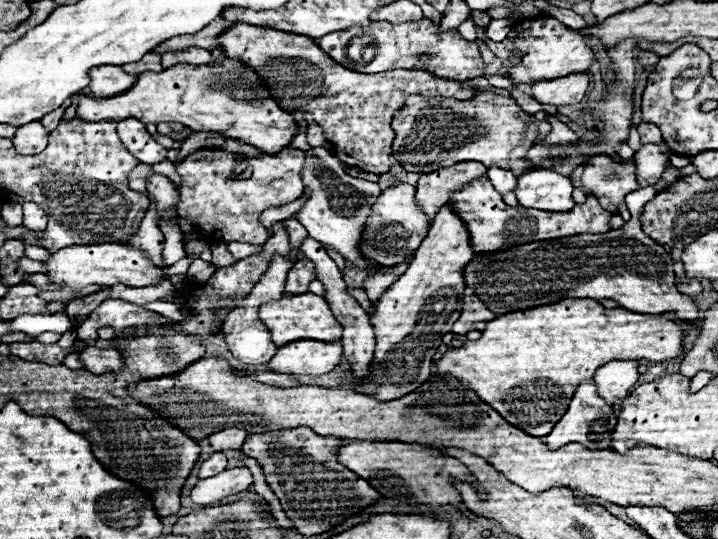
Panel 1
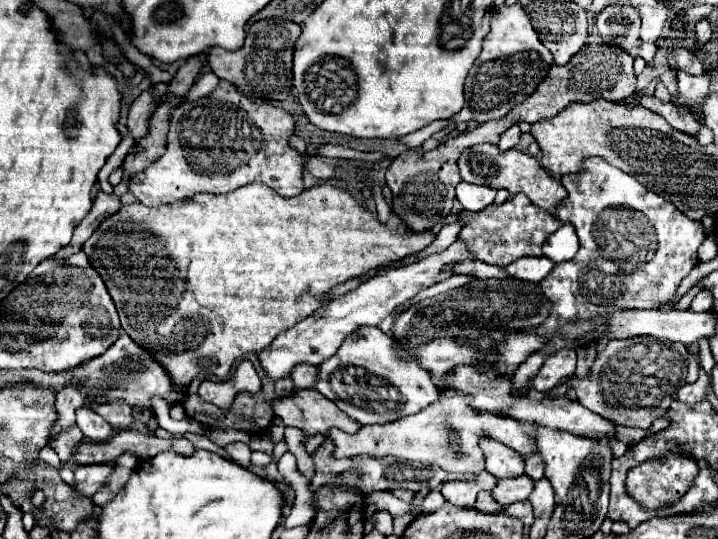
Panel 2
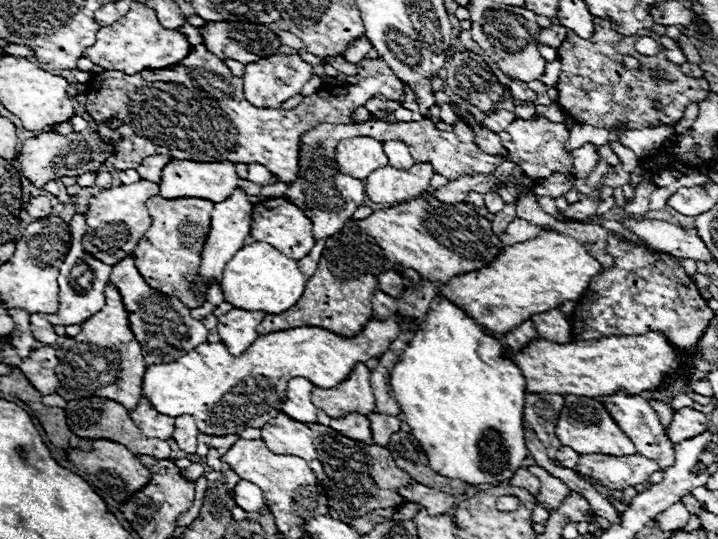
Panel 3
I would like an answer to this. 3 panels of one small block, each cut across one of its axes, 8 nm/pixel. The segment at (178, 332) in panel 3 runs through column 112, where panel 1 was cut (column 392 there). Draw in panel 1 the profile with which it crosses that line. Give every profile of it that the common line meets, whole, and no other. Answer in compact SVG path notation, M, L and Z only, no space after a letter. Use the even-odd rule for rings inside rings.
M400 262L396 266L392 266L388 272L384 274L370 274L364 280L364 292L370 300L370 308L368 312L376 310L376 302L382 298L384 290L388 290L388 286L392 286L392 282L396 282L396 278L400 278L400 274L404 274L404 270L408 268L408 262Z

